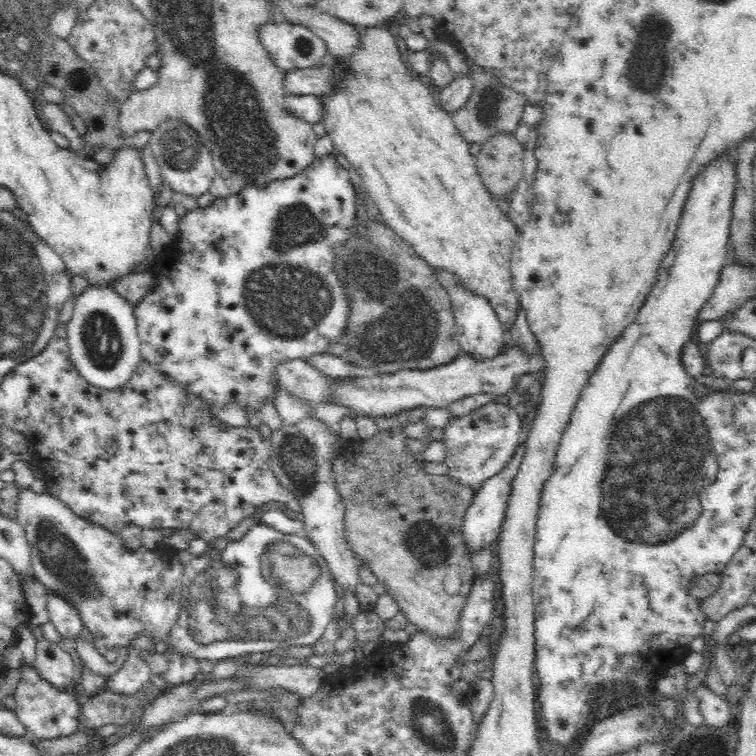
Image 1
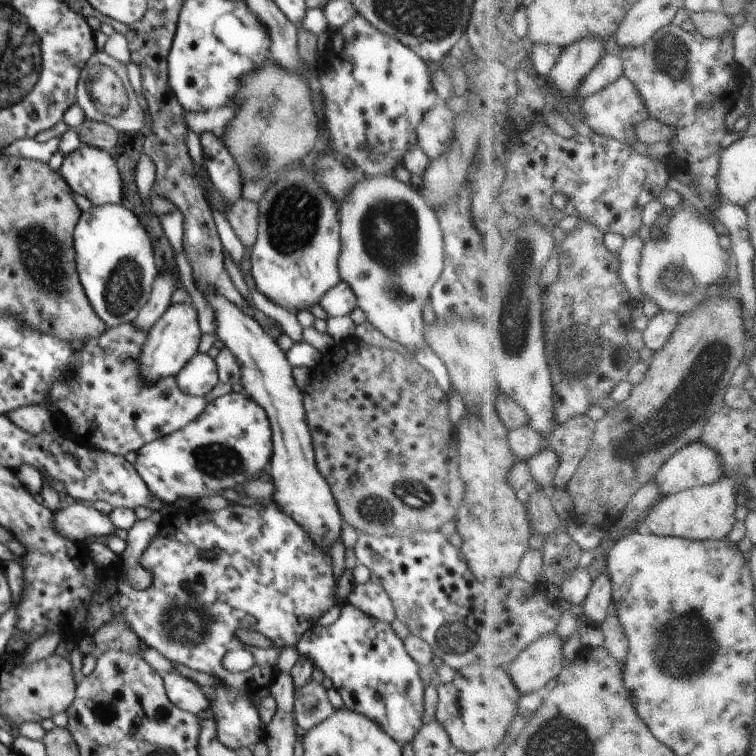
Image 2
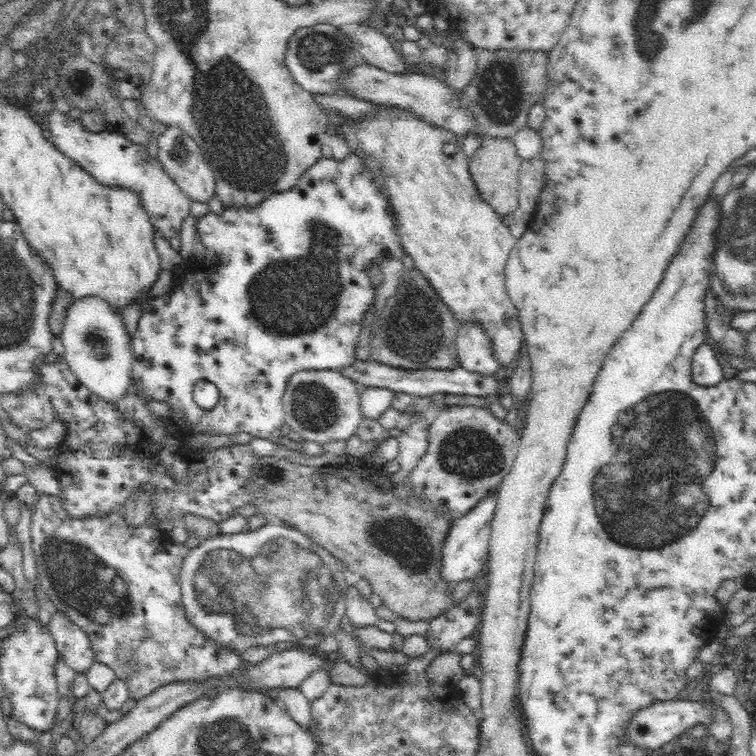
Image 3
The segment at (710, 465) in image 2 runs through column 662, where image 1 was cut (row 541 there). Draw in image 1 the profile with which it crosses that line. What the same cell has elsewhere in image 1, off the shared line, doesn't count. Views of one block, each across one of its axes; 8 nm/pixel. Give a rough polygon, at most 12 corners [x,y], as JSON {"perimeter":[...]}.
{"perimeter":[[532,424],[514,455],[482,482],[465,518],[472,551],[500,538]]}

